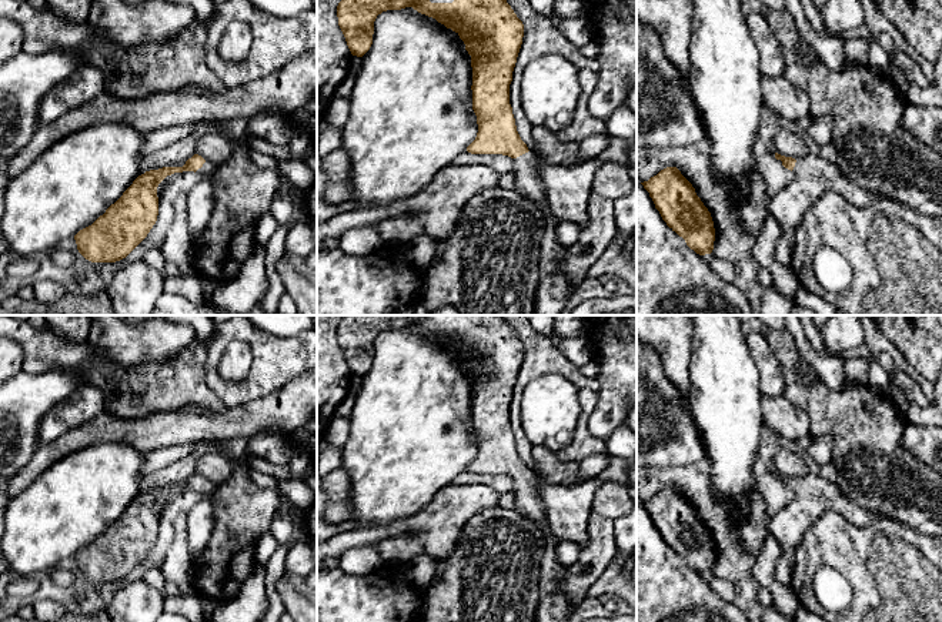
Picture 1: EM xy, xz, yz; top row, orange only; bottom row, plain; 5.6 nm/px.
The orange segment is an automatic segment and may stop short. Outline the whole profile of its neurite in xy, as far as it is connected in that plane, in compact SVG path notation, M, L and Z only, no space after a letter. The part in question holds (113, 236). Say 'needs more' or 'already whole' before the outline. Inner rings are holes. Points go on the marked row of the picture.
needs more; M194 154L183 167L163 167L138 175L103 215L74 235L78 253L91 262L116 262L126 258L157 221L158 184L167 175L183 171L194 171L201 177L187 194L188 228L191 233L201 233L214 210L216 164Z

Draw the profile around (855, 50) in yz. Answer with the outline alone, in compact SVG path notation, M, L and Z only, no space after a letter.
M852 37L845 40L844 57L846 63L854 63L859 66L868 66L868 49L869 41L861 37Z

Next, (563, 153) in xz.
M532 127L532 138L535 156L542 157L547 163L557 165L575 165L577 163L587 161L581 160L579 141L561 141L555 131L544 127Z

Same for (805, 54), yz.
M804 37L798 41L798 58L804 64L811 64L818 56L814 50L808 46Z

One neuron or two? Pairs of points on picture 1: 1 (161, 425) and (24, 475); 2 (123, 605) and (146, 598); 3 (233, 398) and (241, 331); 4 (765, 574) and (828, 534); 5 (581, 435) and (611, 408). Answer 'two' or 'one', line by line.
1: one
2: one
3: one
4: two
5: two

